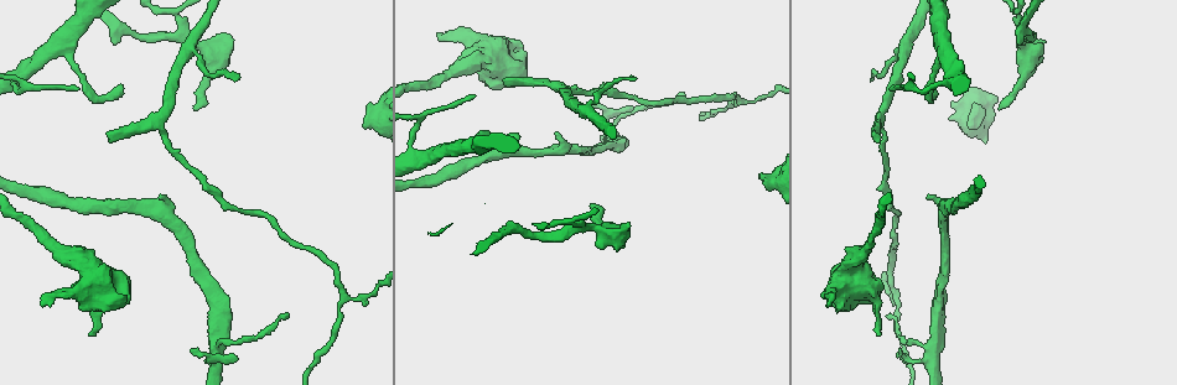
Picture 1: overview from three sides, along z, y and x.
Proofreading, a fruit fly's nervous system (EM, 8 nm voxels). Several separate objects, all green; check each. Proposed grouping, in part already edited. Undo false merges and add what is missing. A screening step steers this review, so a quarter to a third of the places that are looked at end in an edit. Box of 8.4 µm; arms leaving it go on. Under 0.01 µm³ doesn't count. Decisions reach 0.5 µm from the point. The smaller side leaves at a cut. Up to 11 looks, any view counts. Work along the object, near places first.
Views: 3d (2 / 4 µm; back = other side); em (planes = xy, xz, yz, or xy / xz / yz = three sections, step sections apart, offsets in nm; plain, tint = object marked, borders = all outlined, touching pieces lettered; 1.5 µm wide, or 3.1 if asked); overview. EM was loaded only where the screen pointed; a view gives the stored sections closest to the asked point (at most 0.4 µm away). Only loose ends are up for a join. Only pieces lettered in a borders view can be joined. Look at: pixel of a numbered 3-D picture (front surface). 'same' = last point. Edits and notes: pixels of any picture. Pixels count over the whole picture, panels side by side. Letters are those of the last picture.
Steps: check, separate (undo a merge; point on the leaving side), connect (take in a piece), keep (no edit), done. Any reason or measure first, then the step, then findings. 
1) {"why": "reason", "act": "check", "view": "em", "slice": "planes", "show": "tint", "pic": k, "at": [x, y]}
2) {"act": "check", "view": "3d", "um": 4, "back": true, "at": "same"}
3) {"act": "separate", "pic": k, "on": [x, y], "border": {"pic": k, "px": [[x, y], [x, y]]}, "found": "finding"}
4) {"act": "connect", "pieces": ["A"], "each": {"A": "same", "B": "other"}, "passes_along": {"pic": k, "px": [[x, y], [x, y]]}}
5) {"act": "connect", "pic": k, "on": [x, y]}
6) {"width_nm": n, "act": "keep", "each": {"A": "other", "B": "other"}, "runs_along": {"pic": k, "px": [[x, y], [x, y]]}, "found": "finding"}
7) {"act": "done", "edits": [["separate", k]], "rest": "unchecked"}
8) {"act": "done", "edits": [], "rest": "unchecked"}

{"act": "check", "view": "em", "slice": "xz", "step": 8, "show": "borders", "pic": 1, "at": [557, 134]}

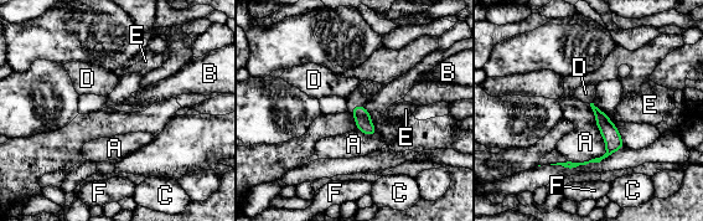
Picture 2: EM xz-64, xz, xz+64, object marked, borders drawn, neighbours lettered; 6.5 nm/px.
{"why": "another direction", "act": "check", "view": "em", "slice": "planes", "show": "borders", "at": "same"}

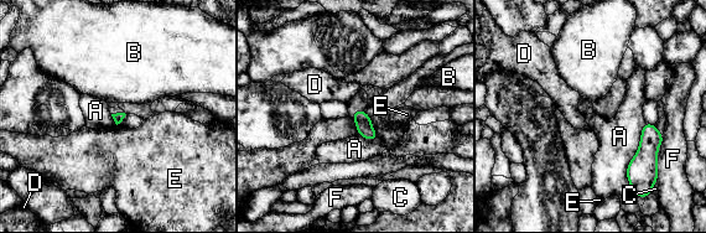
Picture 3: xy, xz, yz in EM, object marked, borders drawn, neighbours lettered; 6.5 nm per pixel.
{"act": "keep", "each": {"A": "other", "B": "other", "C": "other", "D": "other", "E": "other", "F": "other"}, "border": {"pic": 3, "px": [[645, 123], [627, 169], [631, 190]]}, "found": "none of them fits"}

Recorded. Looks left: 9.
{"why": "thin end", "act": "check", "view": "em", "slice": "yz", "step": 4, "show": "tint", "pic": 1, "at": [192, 350]}

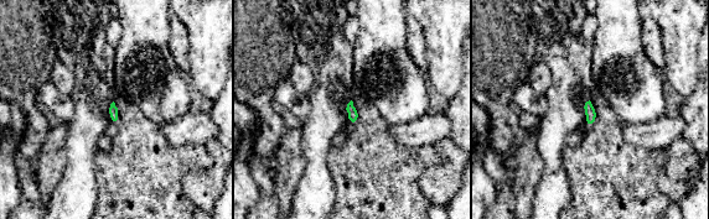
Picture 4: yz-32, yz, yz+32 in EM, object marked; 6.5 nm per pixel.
{"act": "check", "view": "em", "slice": "xy", "step": 8, "show": "borders", "at": "same"}

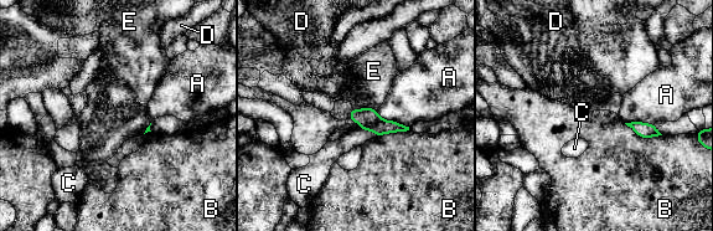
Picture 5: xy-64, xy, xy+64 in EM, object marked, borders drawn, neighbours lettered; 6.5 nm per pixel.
{"width_nm": 140, "act": "connect", "pieces": ["C"], "each": {"A": "other", "B": "other", "C": "same", "D": "other", "E": "other"}, "passes_along": {"pic": 5, "px": [[368, 118], [367, 128], [355, 137]]}, "found": "the neuron continues"}

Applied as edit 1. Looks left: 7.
{"act": "check", "view": "overview"}

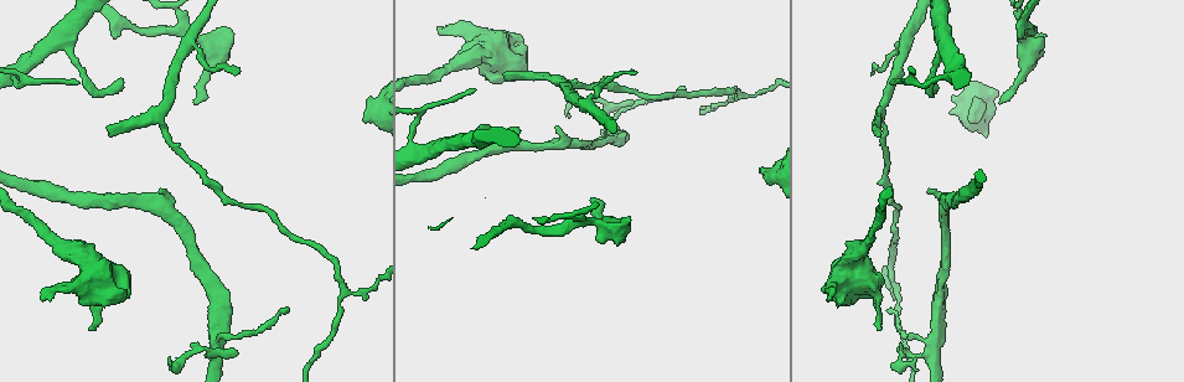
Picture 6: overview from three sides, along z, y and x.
{"why": "free end", "act": "check", "view": "3d", "um": 4, "pic": 6, "at": [91, 327]}

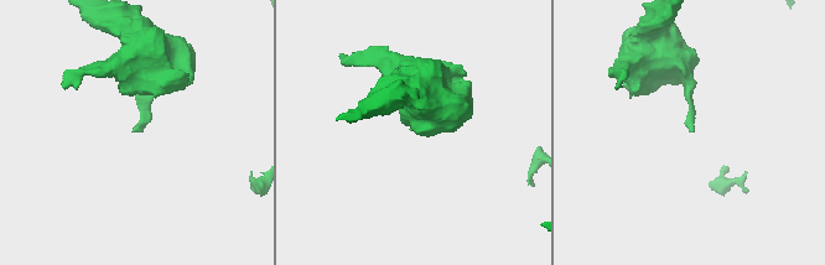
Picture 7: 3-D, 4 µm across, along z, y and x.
{"act": "check", "view": "em", "slice": "planes", "show": "tint", "pic": 7, "at": [131, 131]}

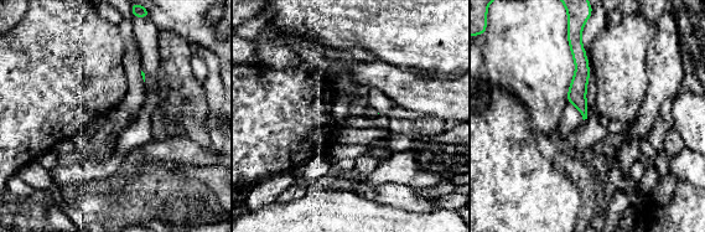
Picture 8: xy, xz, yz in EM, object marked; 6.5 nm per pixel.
{"why": "see the neighbours", "act": "check", "view": "em", "slice": "planes", "show": "borders", "at": "same"}

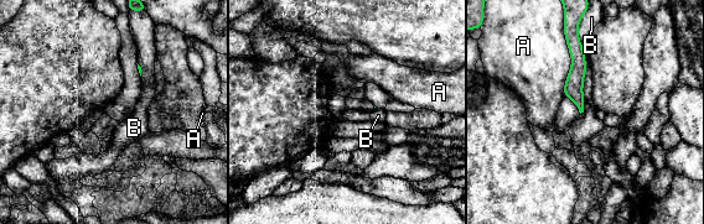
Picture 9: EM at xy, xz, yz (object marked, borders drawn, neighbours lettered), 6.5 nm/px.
{"act": "keep", "each": {"A": "other", "B": "other"}, "border": {"pic": 9, "px": [[576, 30], [578, 38], [583, 46]]}, "found": "none of them fits"}

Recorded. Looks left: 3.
{"why": "an open end", "act": "check", "view": "em", "slice": "yz", "step": 8, "show": "borders", "pic": 6, "at": [504, 78]}

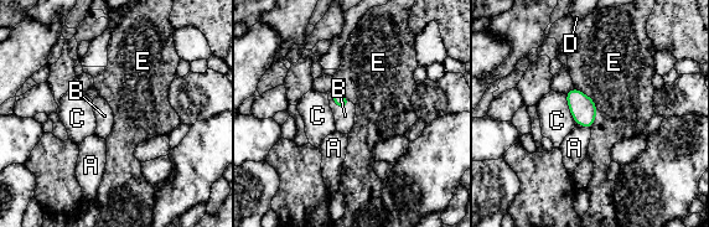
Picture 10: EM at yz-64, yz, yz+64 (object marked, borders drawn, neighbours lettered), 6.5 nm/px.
{"longest_contact_nm": ["E", 300], "act": "connect", "pieces": ["B"], "each": {"A": "other", "B": "same", "C": "other", "D": "other", "E": "other"}, "found": "the neuron continues"}

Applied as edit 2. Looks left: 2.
{"act": "done", "edits": [["connect", 5], ["connect", 10]], "rest": "unchecked"}

